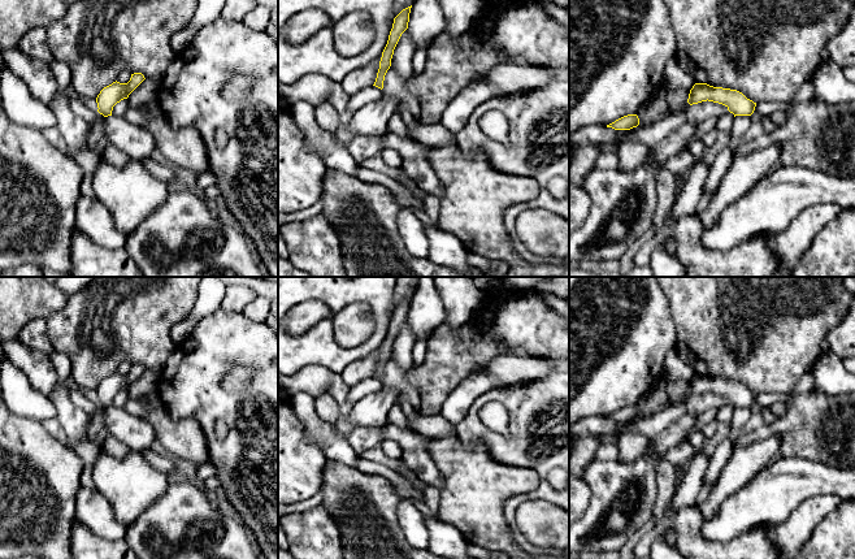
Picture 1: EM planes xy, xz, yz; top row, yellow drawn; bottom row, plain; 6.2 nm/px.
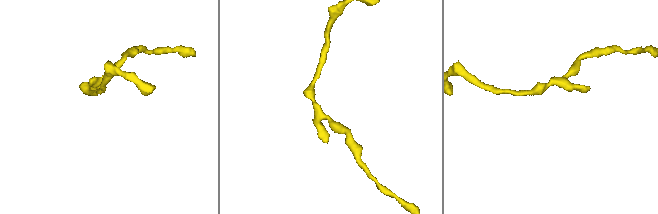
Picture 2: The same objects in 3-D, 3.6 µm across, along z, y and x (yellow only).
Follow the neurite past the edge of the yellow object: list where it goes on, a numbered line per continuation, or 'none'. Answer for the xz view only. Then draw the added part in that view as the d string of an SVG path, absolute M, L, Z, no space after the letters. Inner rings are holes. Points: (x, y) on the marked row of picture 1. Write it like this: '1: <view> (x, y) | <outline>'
none

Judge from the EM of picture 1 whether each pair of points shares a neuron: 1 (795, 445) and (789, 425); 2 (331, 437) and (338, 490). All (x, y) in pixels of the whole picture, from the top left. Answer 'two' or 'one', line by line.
1: one
2: two

